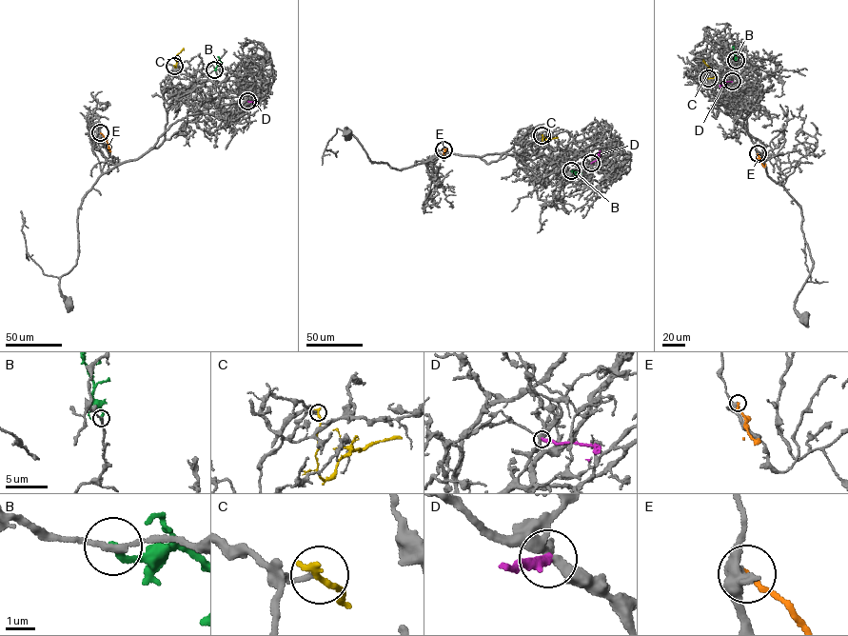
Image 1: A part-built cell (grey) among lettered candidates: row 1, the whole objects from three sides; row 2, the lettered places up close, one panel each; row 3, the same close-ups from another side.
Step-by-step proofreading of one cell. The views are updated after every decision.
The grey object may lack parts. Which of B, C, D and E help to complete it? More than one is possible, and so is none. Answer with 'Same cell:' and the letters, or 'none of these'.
Same cell: E

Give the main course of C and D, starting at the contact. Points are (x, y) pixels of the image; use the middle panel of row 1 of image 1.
C: (542, 135), (542, 144), (557, 137)
D: (591, 163), (597, 159), (600, 150)

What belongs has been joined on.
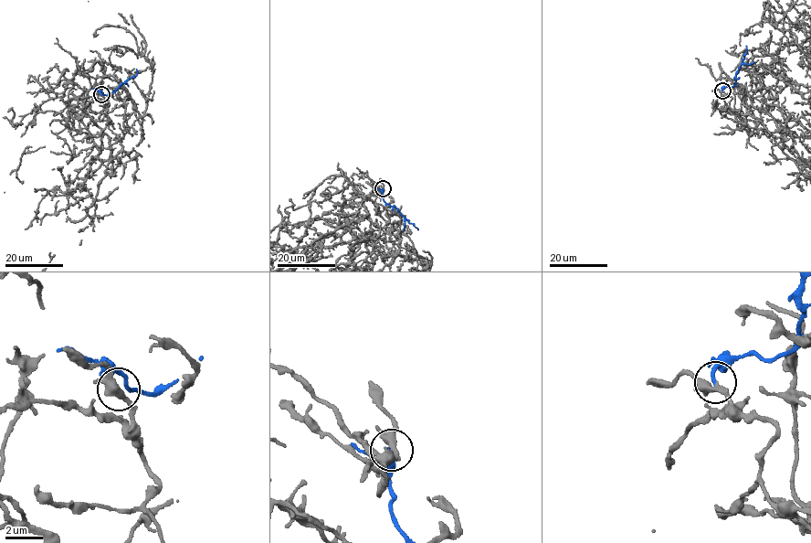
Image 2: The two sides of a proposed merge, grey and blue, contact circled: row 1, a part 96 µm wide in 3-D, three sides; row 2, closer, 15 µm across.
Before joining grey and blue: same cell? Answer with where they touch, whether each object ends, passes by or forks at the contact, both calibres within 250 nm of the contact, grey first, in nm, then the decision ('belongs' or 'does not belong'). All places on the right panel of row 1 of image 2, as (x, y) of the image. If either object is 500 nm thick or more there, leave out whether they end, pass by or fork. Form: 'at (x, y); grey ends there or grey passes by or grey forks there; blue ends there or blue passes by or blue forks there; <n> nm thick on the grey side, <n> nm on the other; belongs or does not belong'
at (722, 90); grey passes by; blue ends there; 200 nm thick on the grey side, 180 nm on the other; belongs

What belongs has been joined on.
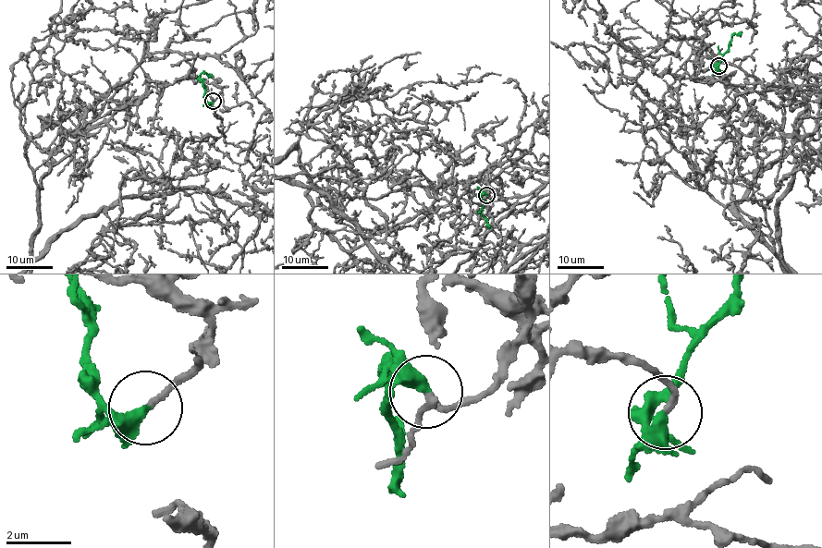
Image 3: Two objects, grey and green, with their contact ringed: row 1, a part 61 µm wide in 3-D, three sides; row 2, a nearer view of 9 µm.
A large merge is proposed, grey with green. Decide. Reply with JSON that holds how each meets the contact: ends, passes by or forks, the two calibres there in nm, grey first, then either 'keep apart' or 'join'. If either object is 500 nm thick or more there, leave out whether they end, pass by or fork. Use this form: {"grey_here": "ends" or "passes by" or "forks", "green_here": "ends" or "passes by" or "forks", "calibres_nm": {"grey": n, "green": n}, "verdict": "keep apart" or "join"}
{"grey_here": "ends", "green_here": "ends", "calibres_nm": {"grey": 200, "green": 400}, "verdict": "join"}

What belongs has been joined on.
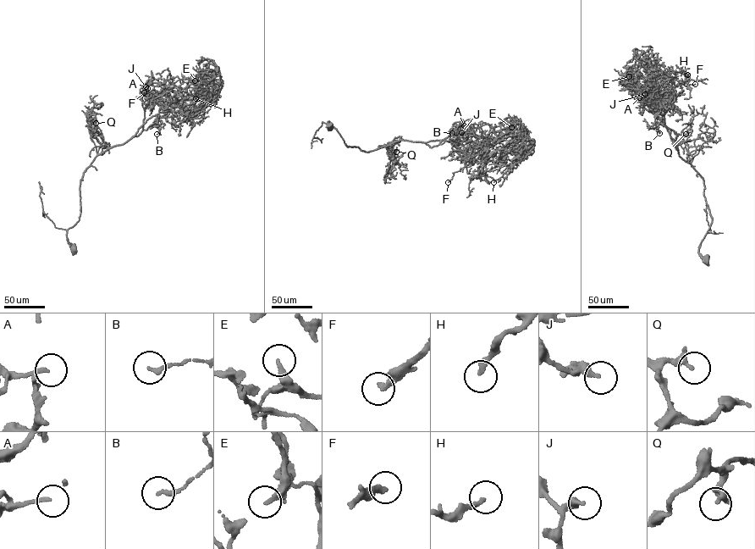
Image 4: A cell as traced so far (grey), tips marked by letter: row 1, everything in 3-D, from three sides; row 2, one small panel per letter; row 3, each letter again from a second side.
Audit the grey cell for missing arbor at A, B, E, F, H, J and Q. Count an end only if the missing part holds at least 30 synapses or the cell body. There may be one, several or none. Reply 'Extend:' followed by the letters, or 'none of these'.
Extend: A, E, F

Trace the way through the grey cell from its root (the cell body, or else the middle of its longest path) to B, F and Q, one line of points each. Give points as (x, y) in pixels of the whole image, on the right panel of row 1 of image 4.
B: (706, 261), (698, 248), (712, 217), (702, 179), (679, 156), (677, 135), (659, 117), (659, 133)
F: (706, 261), (698, 248), (712, 217), (702, 179), (679, 156), (657, 115), (670, 89), (680, 82), (695, 84)
Q: (706, 261), (698, 248), (712, 217), (702, 179), (691, 163), (680, 134), (692, 119), (691, 130), (686, 134)

